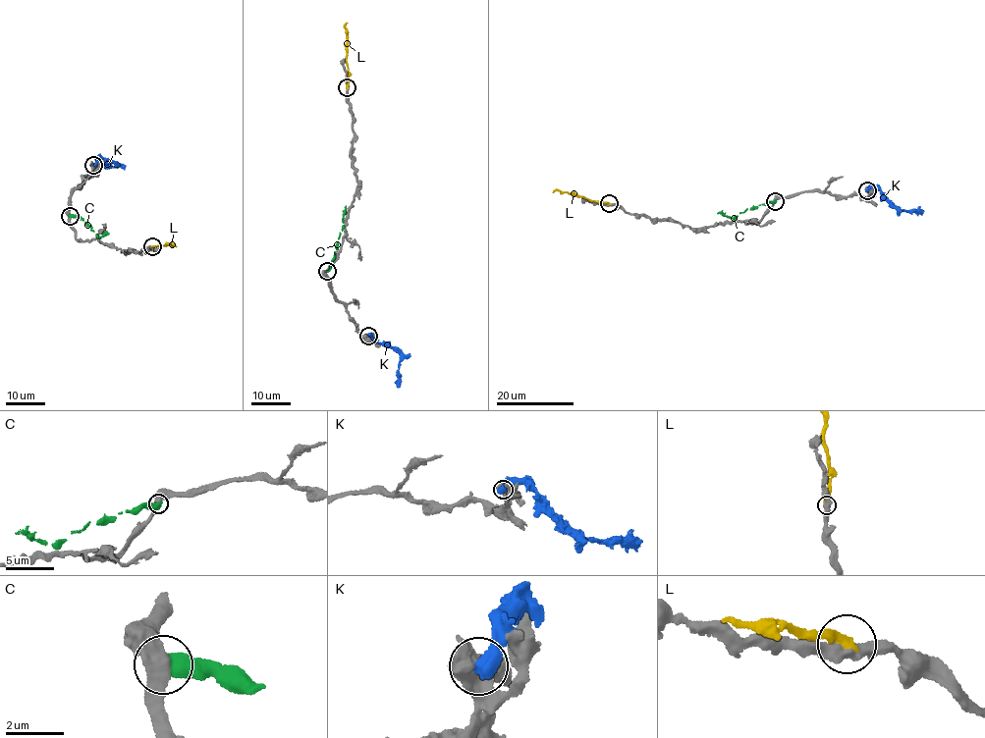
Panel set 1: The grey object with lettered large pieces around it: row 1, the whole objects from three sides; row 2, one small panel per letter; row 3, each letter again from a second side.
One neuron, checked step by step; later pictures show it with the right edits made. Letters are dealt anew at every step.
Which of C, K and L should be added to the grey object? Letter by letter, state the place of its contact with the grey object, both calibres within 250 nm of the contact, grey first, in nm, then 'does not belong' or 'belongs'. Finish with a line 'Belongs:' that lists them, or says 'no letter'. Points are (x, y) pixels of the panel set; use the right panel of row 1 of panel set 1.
C: meets grey at (775, 201); 460 nm thick on the grey side, 500 nm on the other; does not belong
K: meets grey at (867, 190); 600 nm thick on the grey side, 550 nm on the other; does not belong
L: meets grey at (609, 203); 400 nm thick on the grey side, 280 nm on the other; does not belong
Belongs: no letter

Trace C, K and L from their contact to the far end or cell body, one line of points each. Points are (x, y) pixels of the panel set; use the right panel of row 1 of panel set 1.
C: (775, 201), (746, 209), (738, 216), (727, 218), (717, 213)
K: (867, 189), (877, 188), (901, 209), (922, 212)
L: (609, 203), (589, 201), (565, 191), (553, 192)

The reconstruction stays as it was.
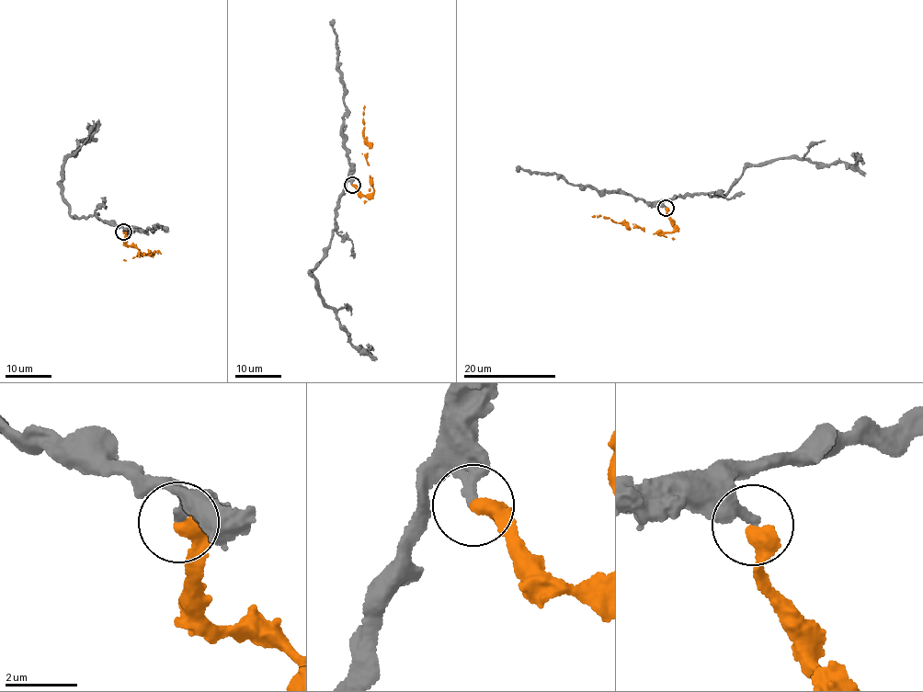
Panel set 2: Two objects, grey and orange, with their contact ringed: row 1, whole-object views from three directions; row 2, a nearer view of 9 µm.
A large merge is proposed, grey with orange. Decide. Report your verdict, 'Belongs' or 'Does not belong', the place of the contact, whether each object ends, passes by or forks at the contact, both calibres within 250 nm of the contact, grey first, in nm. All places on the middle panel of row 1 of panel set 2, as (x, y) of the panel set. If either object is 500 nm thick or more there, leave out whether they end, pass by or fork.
Belongs. Place: (352, 185). At the ring grey ends. At the ring orange ends. Thickness 260 nm (grey) against 460 nm

